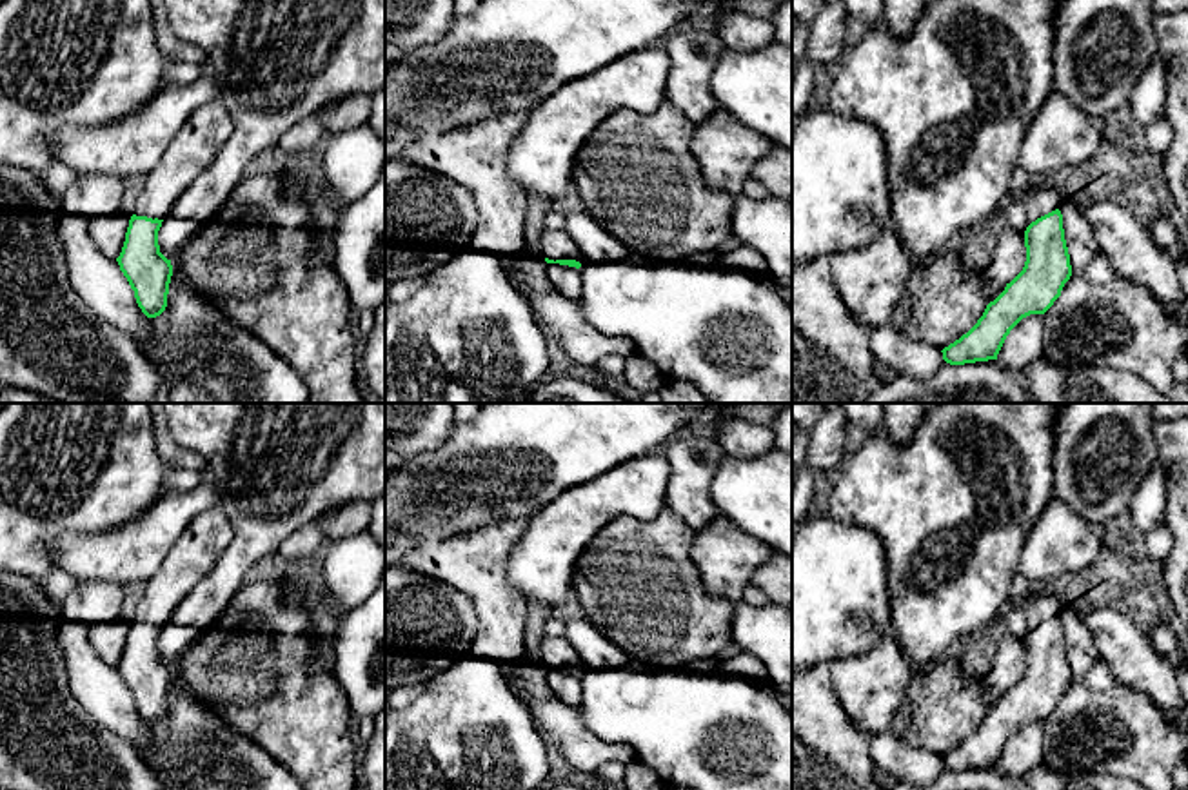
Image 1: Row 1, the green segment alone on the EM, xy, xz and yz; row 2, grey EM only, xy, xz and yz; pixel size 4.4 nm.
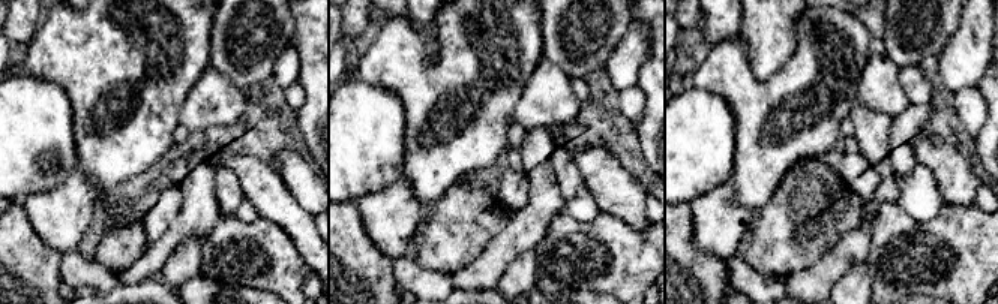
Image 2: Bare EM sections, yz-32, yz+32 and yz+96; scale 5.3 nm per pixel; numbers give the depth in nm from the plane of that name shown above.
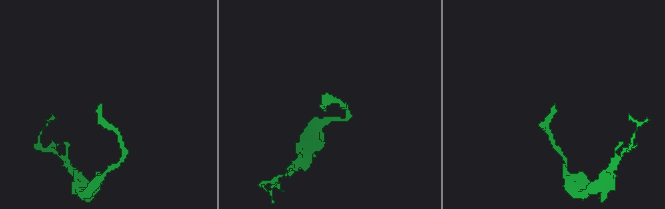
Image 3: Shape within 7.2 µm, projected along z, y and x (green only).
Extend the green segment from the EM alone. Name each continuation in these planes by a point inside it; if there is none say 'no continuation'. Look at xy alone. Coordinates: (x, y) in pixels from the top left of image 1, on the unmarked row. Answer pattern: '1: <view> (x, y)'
1: xy (207, 536)

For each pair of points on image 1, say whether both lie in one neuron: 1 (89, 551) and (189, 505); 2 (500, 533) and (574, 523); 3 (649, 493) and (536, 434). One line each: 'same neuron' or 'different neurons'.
1: same neuron
2: different neurons
3: different neurons

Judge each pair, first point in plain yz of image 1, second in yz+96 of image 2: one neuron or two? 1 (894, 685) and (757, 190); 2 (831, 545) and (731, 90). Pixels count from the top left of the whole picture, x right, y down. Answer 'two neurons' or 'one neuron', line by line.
1: two neurons
2: two neurons

